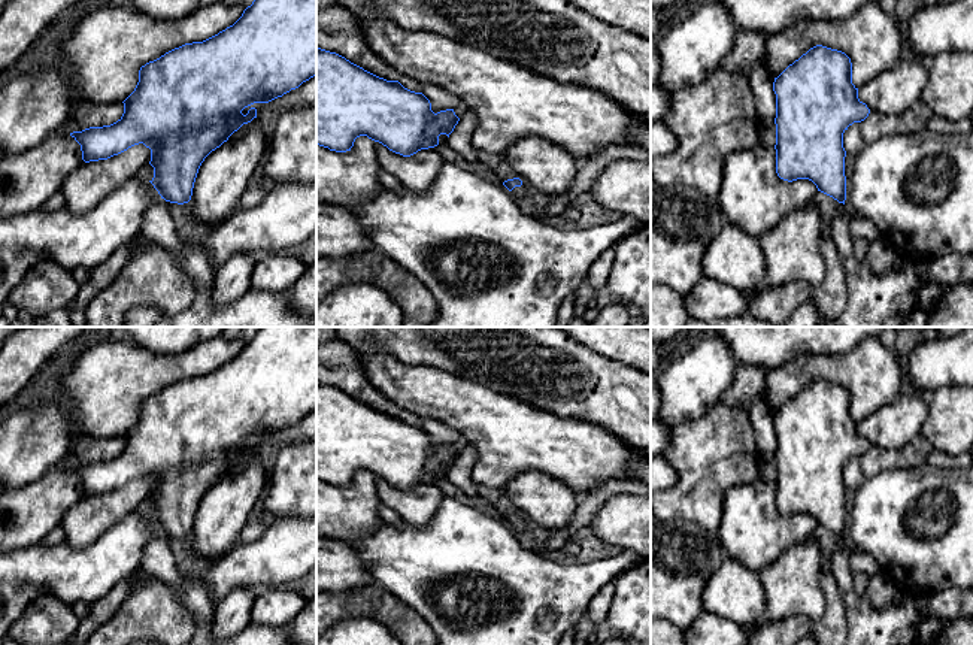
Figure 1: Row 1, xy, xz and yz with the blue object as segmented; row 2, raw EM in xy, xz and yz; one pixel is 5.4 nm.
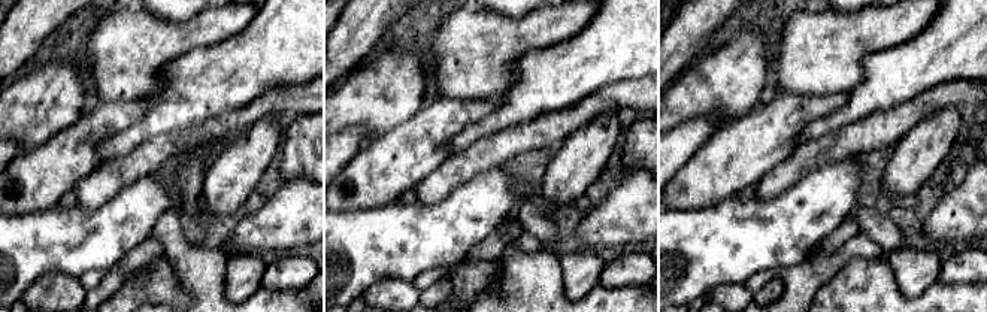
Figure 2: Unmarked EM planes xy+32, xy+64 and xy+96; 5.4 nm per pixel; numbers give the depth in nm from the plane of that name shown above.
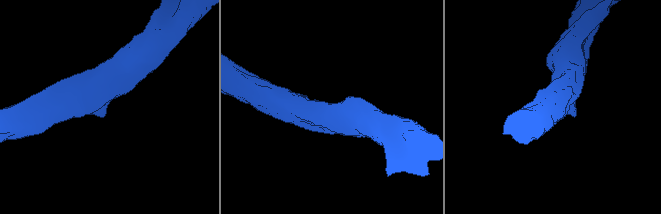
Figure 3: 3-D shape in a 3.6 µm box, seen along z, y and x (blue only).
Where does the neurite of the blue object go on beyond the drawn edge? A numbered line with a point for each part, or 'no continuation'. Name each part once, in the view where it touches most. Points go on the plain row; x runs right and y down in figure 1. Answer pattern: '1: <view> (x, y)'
1: xz (518, 526)

